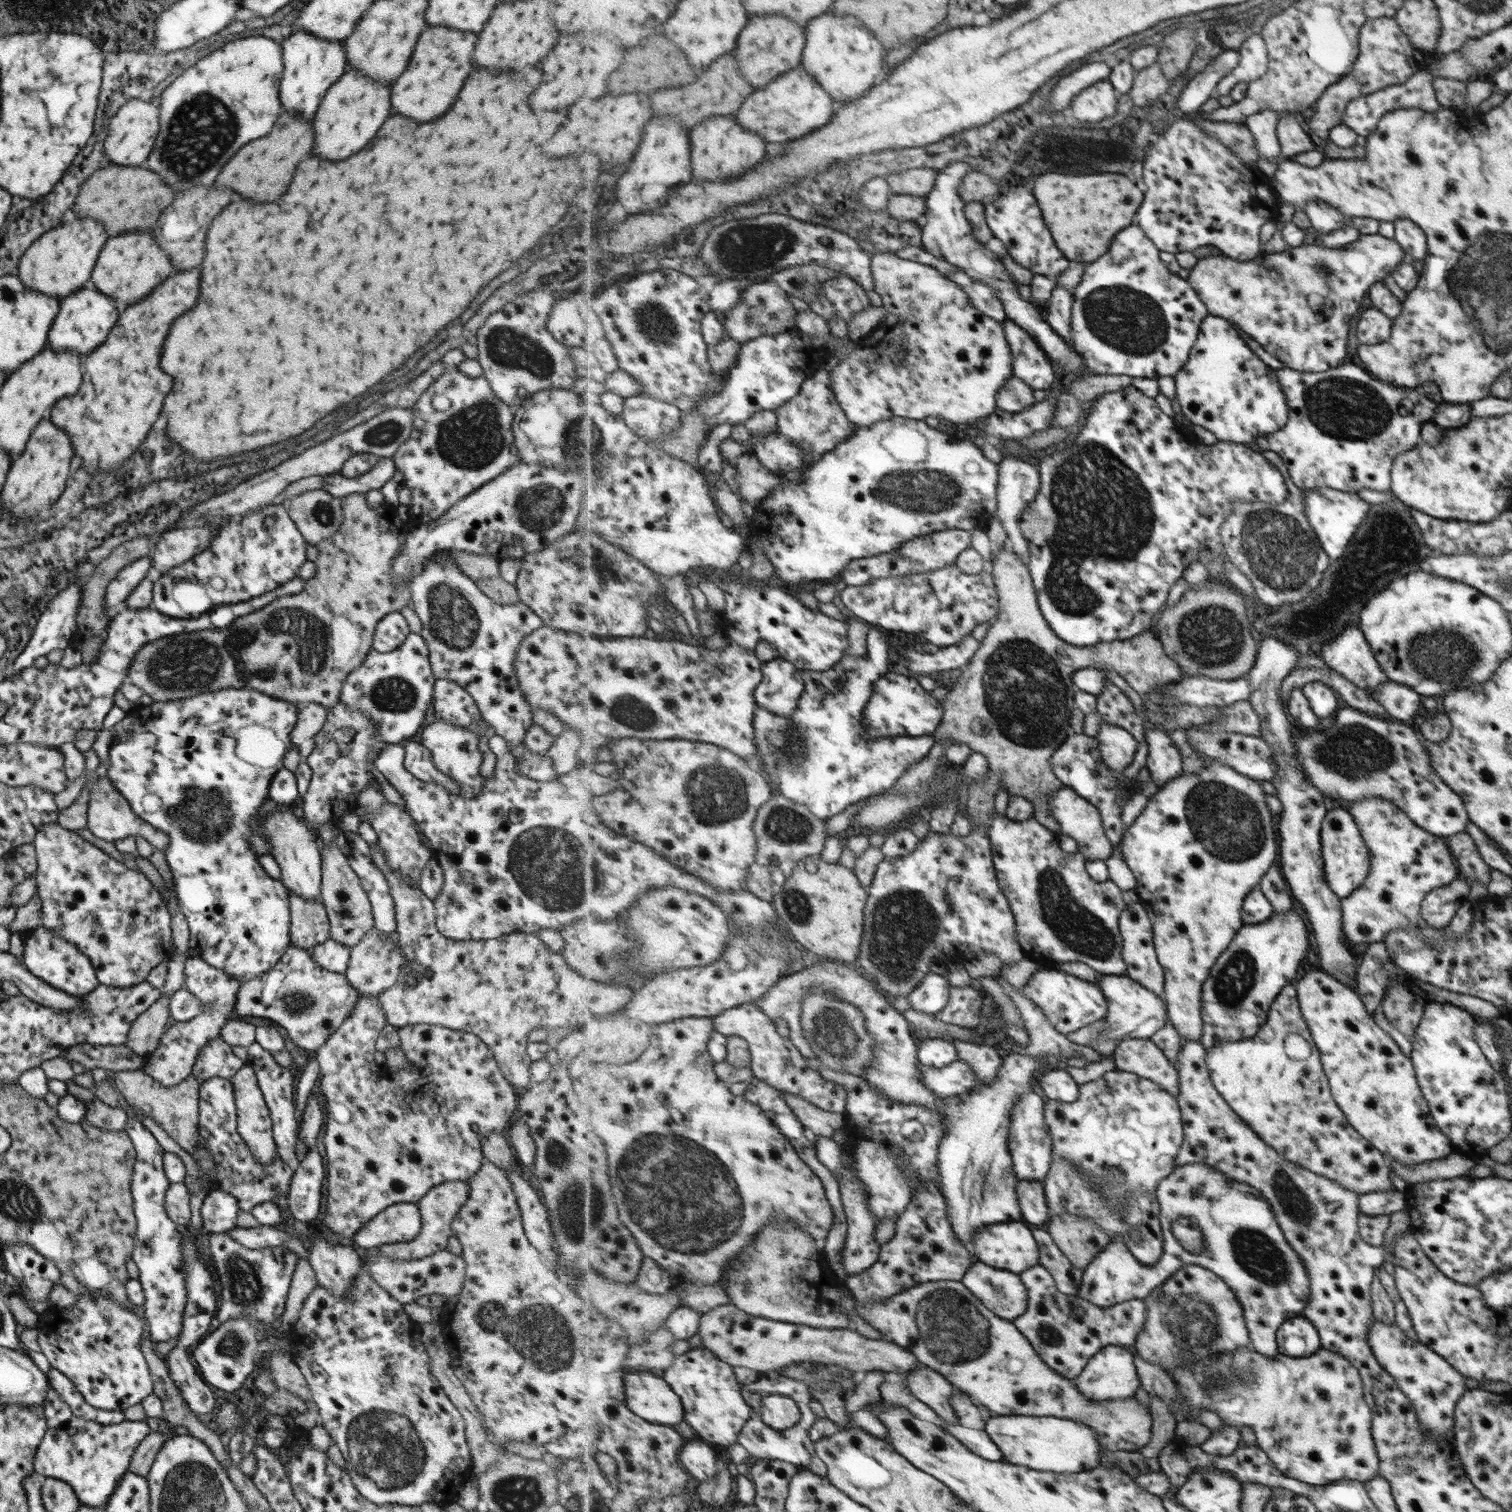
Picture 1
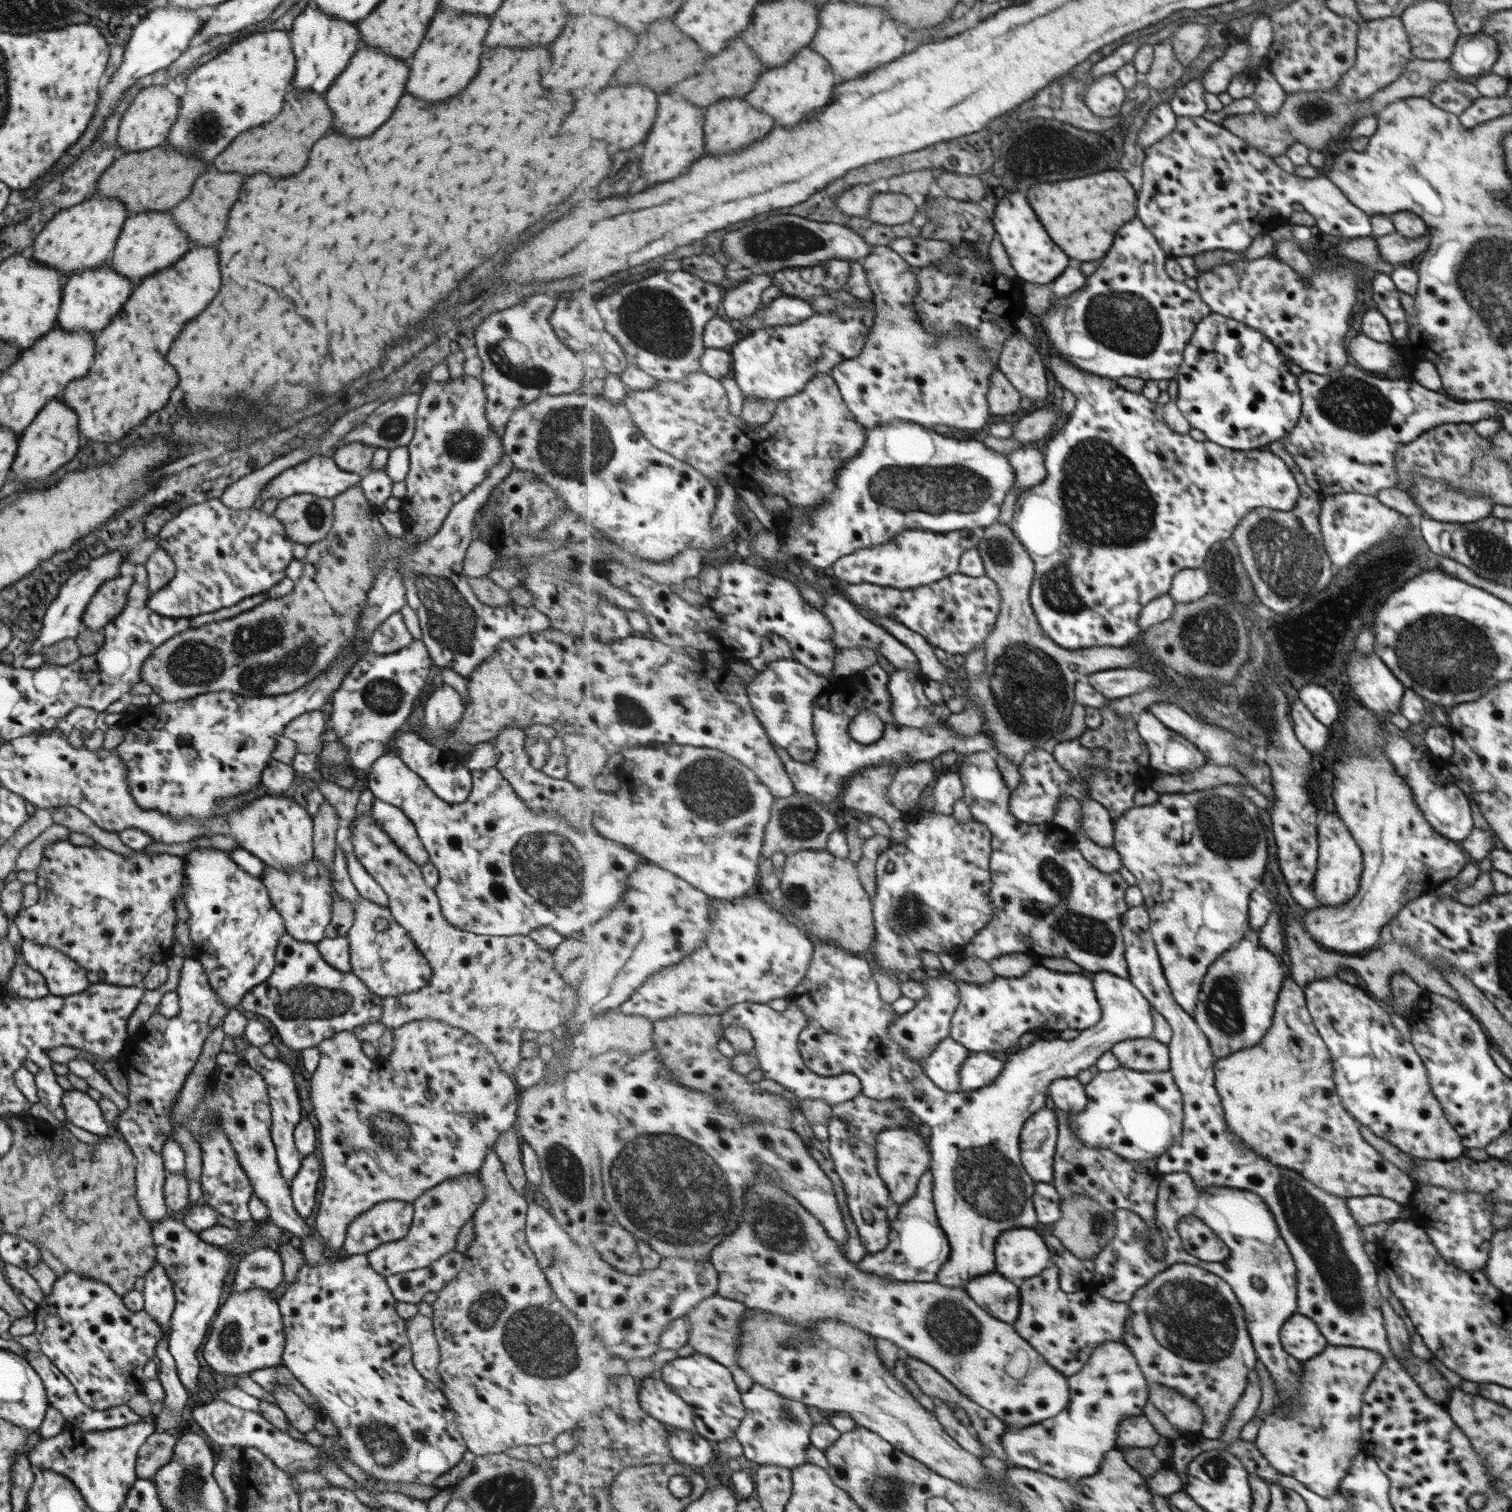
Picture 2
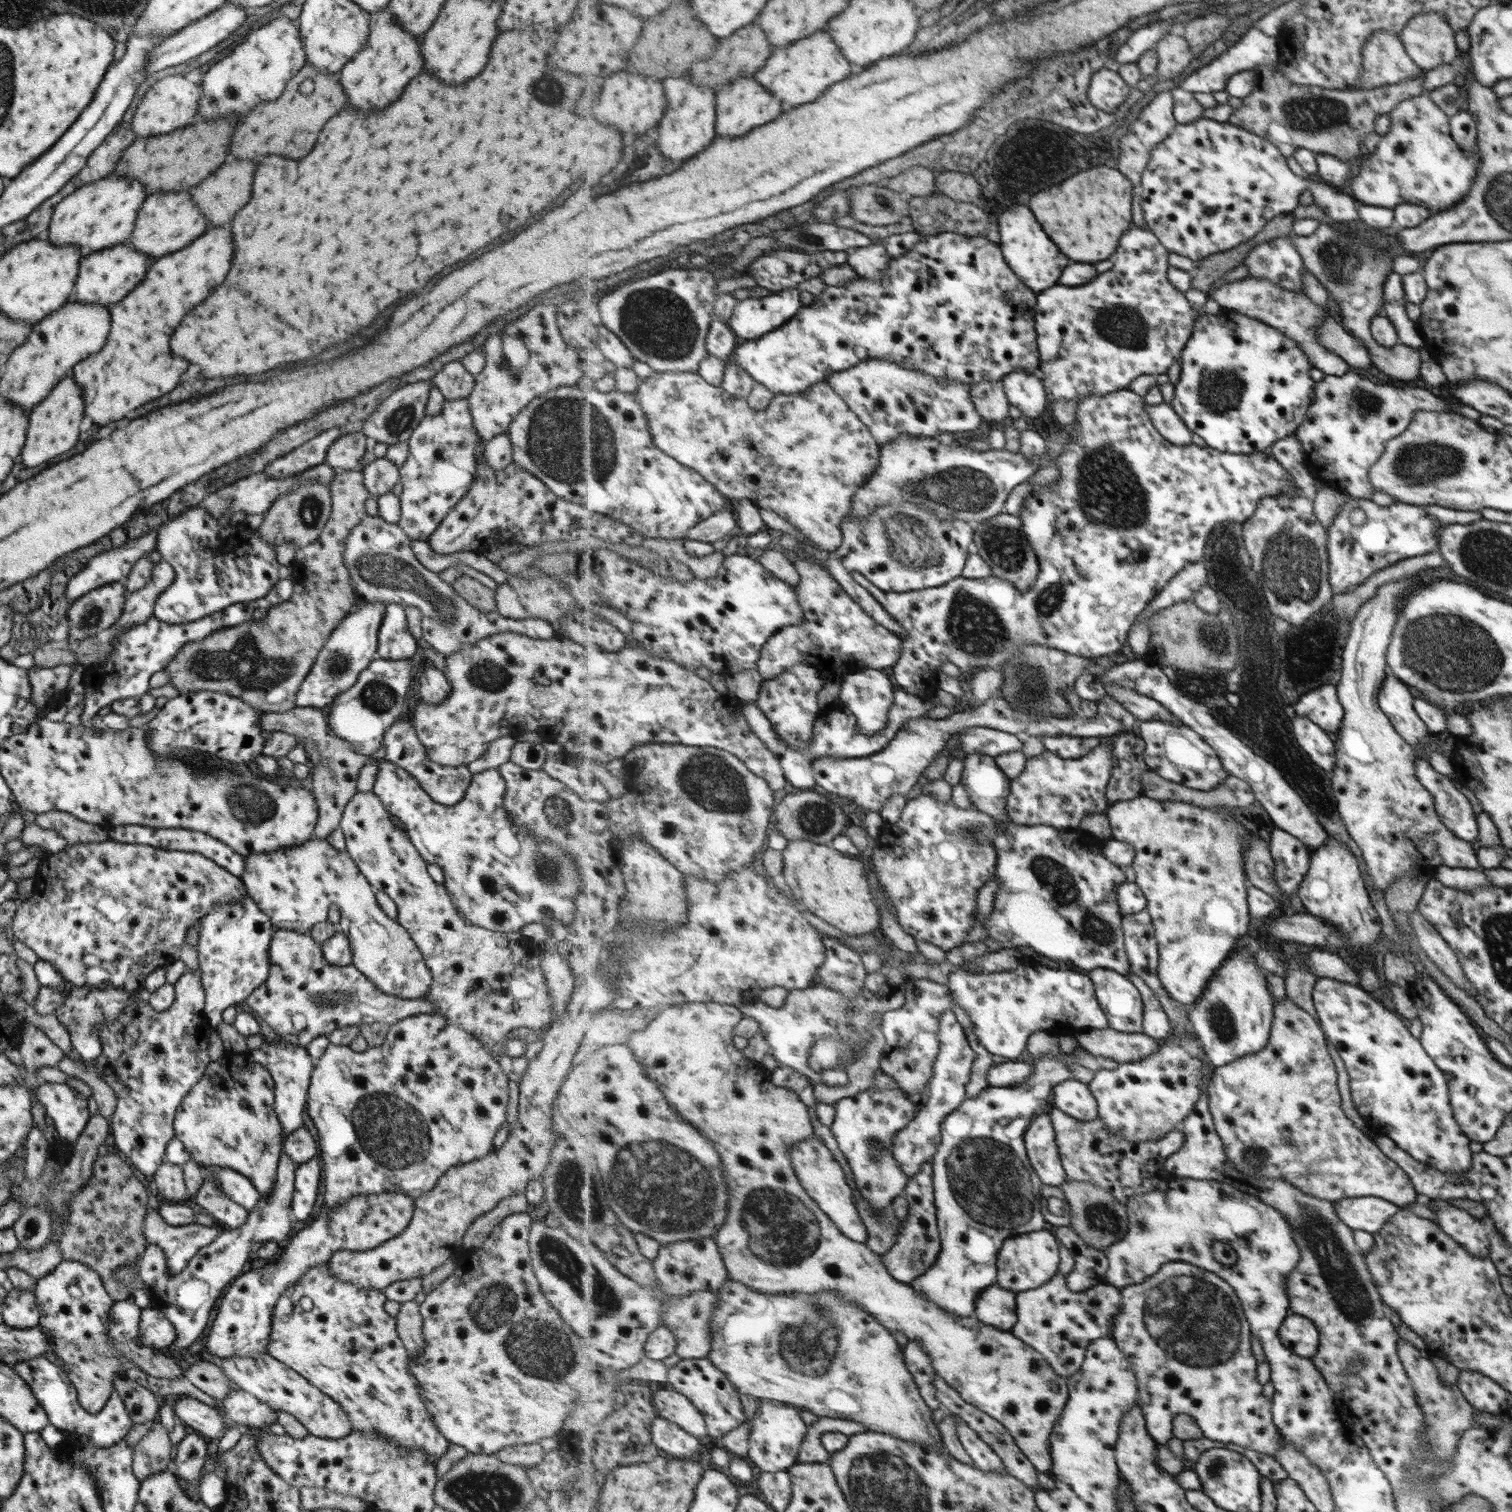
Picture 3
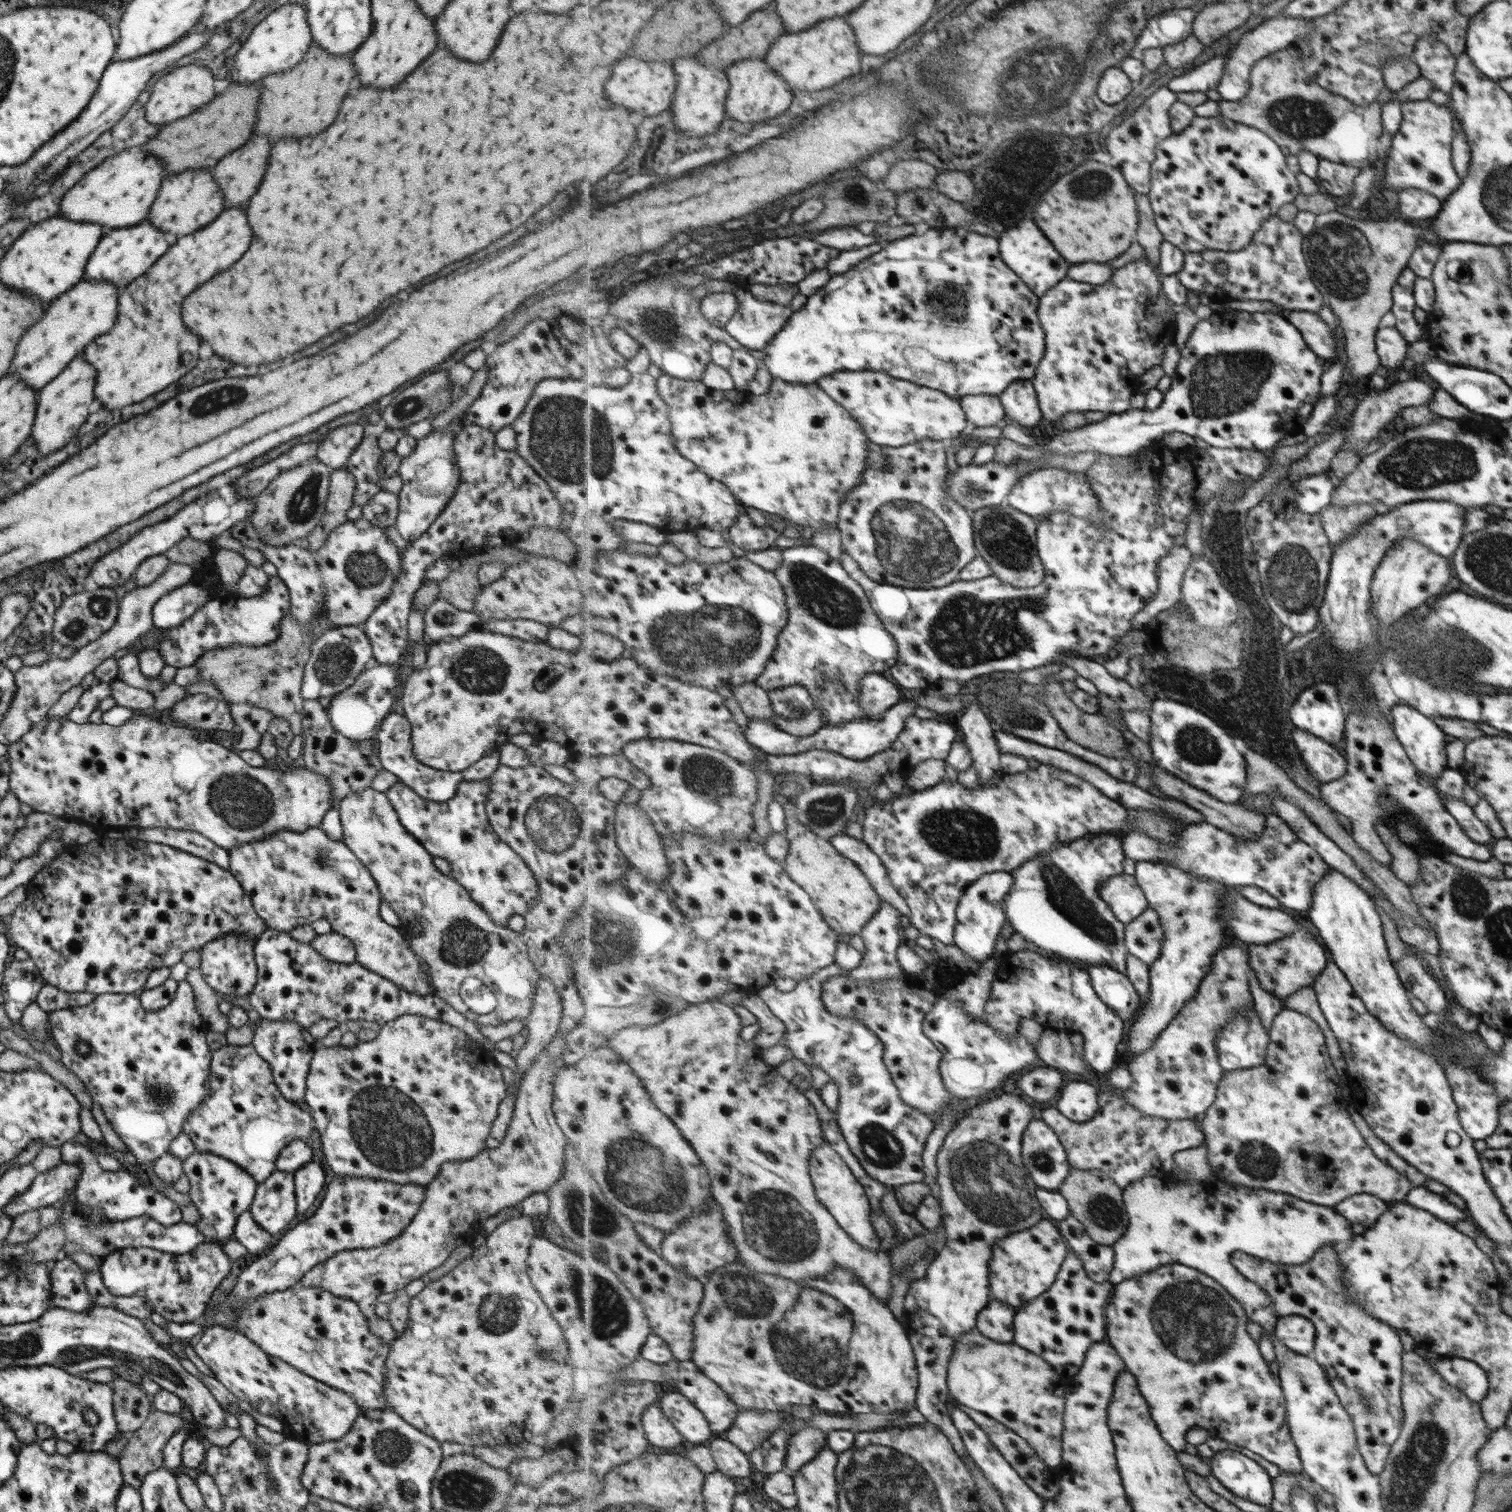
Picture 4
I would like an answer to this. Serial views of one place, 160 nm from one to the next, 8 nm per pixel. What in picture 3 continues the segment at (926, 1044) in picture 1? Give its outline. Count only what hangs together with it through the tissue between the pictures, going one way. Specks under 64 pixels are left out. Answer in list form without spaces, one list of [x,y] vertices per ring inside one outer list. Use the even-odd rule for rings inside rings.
[[[953,1010],[947,1011],[940,1018],[938,1039],[940,1053],[934,1064],[934,1078],[928,1085],[923,1105],[914,1120],[900,1130],[895,1139],[895,1158],[910,1178],[922,1169],[924,1162],[933,1160],[934,1154],[938,1152],[938,1146],[942,1144],[943,1121],[967,1099],[965,1088],[971,1082],[971,1072],[978,1057],[978,1052],[971,1046],[967,1033]]]

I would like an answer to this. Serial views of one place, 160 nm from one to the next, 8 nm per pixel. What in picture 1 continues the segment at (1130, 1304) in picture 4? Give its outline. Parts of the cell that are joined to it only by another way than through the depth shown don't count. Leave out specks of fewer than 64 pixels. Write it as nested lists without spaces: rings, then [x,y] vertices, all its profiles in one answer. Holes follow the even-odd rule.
[[[1183,1264],[1178,1273],[1144,1300],[1150,1313],[1136,1350],[1139,1356],[1168,1372],[1182,1364],[1183,1344],[1200,1357],[1247,1348],[1249,1336],[1243,1306],[1235,1292],[1207,1267]]]

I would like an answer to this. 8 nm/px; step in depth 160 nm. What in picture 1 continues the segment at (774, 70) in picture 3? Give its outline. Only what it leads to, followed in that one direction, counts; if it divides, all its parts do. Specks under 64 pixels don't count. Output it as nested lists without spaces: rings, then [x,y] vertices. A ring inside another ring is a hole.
[[[805,68],[793,69],[783,73],[783,78],[776,78],[766,87],[750,94],[743,103],[743,110],[739,110],[739,122],[745,128],[759,132],[771,144],[789,142],[825,126],[833,116],[833,100]]]

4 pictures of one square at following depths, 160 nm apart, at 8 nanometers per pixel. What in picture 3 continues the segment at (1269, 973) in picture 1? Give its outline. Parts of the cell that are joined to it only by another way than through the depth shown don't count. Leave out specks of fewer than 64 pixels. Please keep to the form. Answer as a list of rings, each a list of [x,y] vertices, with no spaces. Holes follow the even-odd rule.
[[[1245,948],[1235,949],[1189,1012],[1198,1040],[1215,1068],[1255,1054],[1265,1046],[1274,1018],[1274,1004],[1269,983],[1258,970],[1254,956]]]

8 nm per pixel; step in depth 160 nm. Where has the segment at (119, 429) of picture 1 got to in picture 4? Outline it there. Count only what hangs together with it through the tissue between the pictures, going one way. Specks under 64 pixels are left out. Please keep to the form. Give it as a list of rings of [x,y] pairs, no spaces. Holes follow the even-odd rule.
[[[241,206],[223,209],[202,229],[195,229],[194,233],[179,237],[141,276],[127,283],[125,290],[118,294],[119,316],[115,318],[115,326],[111,326],[107,334],[93,338],[93,342],[89,342],[82,352],[85,361],[95,367],[96,380],[93,385],[93,394],[94,398],[99,400],[101,407],[113,410],[113,408],[123,408],[127,404],[139,402],[163,390],[167,384],[175,382],[189,368],[195,366],[199,338],[183,326],[179,304],[193,288],[197,288],[211,276],[229,268],[235,260],[239,260],[241,254],[247,250],[249,242],[251,242],[251,228],[247,226],[245,210]]]

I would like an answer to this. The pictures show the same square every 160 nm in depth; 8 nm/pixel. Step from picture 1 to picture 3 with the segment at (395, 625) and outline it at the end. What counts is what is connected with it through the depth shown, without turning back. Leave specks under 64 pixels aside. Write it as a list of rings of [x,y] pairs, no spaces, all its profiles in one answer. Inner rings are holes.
[[[385,605],[376,634],[376,658],[401,660],[416,655],[416,639],[408,631],[402,607]]]

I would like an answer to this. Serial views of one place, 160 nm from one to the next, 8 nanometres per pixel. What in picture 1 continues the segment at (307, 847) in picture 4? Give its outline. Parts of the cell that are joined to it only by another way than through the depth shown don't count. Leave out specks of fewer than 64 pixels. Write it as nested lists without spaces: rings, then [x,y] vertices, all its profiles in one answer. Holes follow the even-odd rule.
[[[288,891],[290,944],[309,950],[312,946],[328,939],[328,918],[319,899],[301,898]],[[374,927],[365,932],[363,938],[349,949],[348,965],[344,975],[358,993],[372,994],[376,997],[390,986],[395,986],[396,982],[412,984],[416,981],[416,976],[412,975],[412,970],[408,967],[408,960],[395,942],[395,935],[391,940],[383,942]]]

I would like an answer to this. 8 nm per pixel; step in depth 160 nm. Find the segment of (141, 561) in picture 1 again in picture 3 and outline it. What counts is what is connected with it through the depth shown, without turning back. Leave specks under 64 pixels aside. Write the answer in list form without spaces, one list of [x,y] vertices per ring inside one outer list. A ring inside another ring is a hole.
[[[117,582],[83,594],[67,608],[67,632],[74,643],[111,627],[125,611],[126,590]]]

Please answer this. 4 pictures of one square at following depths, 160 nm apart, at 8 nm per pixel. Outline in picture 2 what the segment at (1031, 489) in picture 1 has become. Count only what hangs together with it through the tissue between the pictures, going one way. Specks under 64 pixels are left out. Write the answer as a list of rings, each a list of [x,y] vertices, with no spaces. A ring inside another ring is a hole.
[[[1025,444],[1024,447],[1013,451],[1010,462],[1016,468],[1018,480],[1013,488],[1025,492],[1031,487],[1040,485],[1048,475],[1045,464],[1045,454],[1033,444]]]

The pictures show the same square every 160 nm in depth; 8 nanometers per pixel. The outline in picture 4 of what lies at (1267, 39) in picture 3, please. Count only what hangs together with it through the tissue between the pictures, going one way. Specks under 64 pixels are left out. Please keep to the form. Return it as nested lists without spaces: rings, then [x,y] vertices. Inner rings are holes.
[[[1218,53],[1218,56],[1198,66],[1188,74],[1182,74],[1177,78],[1171,79],[1167,86],[1178,92],[1209,92],[1217,89],[1220,78],[1222,77],[1225,61],[1228,53]]]

